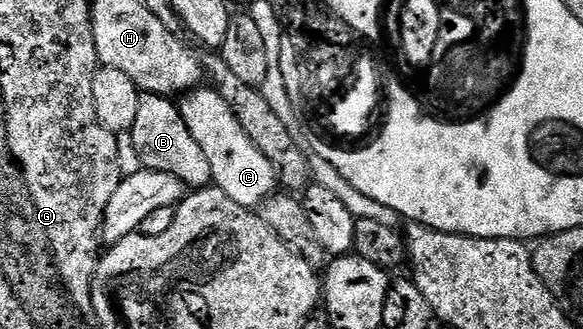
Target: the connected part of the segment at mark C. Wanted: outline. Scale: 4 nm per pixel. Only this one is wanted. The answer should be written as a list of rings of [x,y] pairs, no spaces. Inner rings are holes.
[[[194,89],[184,96],[185,100],[180,100],[181,116],[191,129],[191,137],[199,141],[199,149],[203,149],[207,161],[211,161],[211,173],[213,183],[231,201],[239,201],[239,205],[250,209],[260,208],[261,204],[278,190],[279,180],[277,170],[259,153],[255,147],[255,141],[243,133],[243,125],[231,113],[227,101],[215,89]]]

